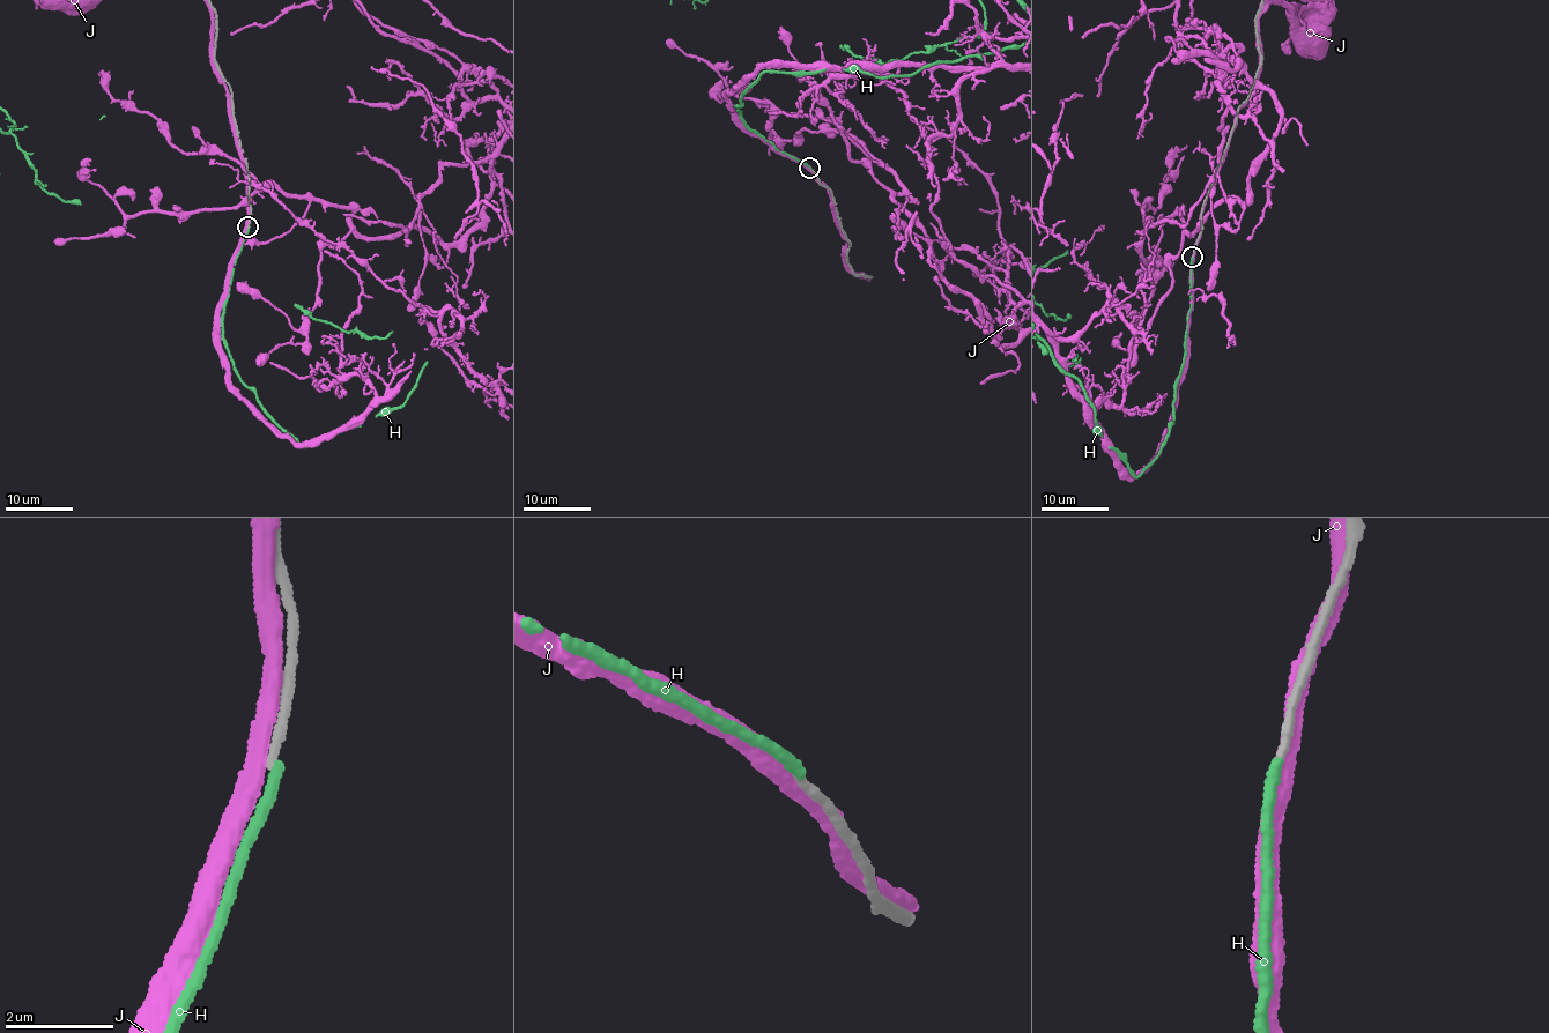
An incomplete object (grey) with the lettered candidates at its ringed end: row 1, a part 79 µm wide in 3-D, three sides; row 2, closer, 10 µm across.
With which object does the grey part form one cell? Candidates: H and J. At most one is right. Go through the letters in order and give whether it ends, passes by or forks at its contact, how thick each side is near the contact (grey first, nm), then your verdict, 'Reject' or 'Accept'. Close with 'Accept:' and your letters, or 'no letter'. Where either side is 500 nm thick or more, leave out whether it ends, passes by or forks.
H: It ends there. Thickness 130 nm (grey) against 200 nm. Reject
J: It passes by. Thickness 150 nm (grey) against 280 nm. Reject
Accept: no letter

